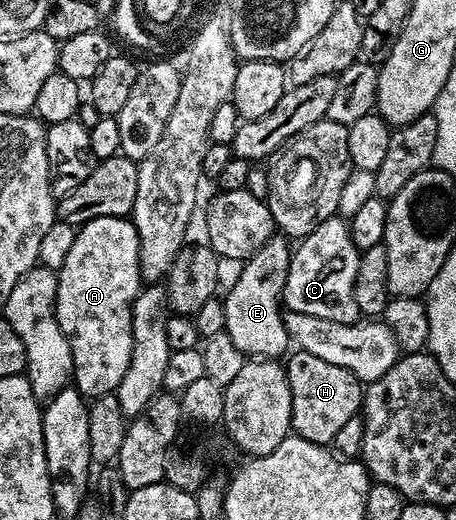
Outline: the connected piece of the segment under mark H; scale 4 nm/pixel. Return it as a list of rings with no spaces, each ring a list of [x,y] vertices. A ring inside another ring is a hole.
[[[301,350],[295,353],[295,356],[291,355],[284,364],[292,390],[290,426],[293,435],[308,442],[333,445],[336,433],[344,427],[348,418],[359,415],[364,385],[351,372],[344,370],[344,366],[332,366],[332,362],[324,362],[316,358],[316,354],[308,354]]]

